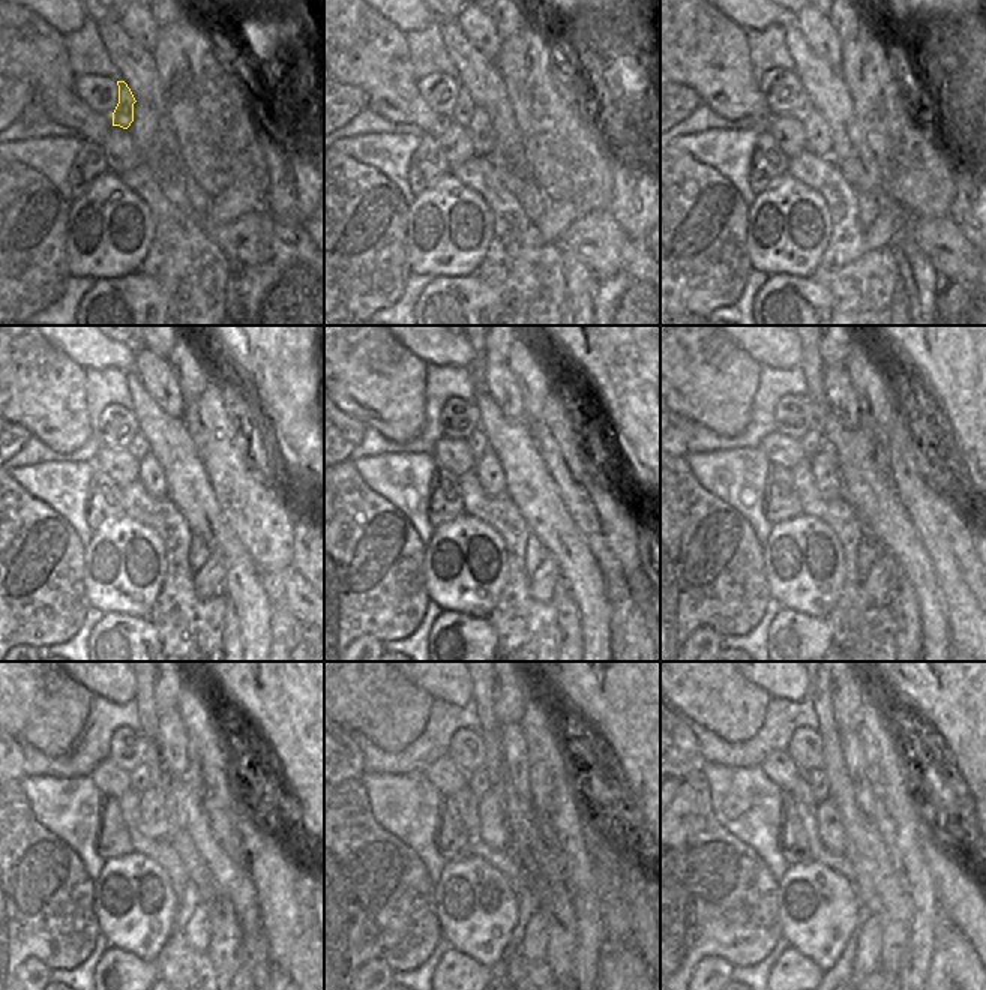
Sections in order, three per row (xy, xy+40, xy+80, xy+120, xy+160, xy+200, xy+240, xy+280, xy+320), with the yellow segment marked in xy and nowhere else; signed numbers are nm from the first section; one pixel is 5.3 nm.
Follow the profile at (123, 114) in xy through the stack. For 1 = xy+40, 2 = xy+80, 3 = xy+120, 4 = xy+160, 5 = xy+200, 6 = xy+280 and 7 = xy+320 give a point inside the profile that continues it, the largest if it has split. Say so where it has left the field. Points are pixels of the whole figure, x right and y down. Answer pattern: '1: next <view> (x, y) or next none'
1: next xy+40 (464, 104)
2: next xy+80 (803, 107)
3: next xy+120 (138, 446)
4: next xy+160 (477, 443)
5: next xy+200 (812, 441)
6: next xy+280 (477, 782)
7: next xy+320 (817, 779)

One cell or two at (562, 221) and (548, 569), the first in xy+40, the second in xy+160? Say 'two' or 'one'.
one

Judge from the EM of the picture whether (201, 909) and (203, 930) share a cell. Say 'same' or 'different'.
same

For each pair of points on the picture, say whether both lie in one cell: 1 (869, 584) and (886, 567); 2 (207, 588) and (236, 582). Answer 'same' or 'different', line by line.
1: same
2: different

